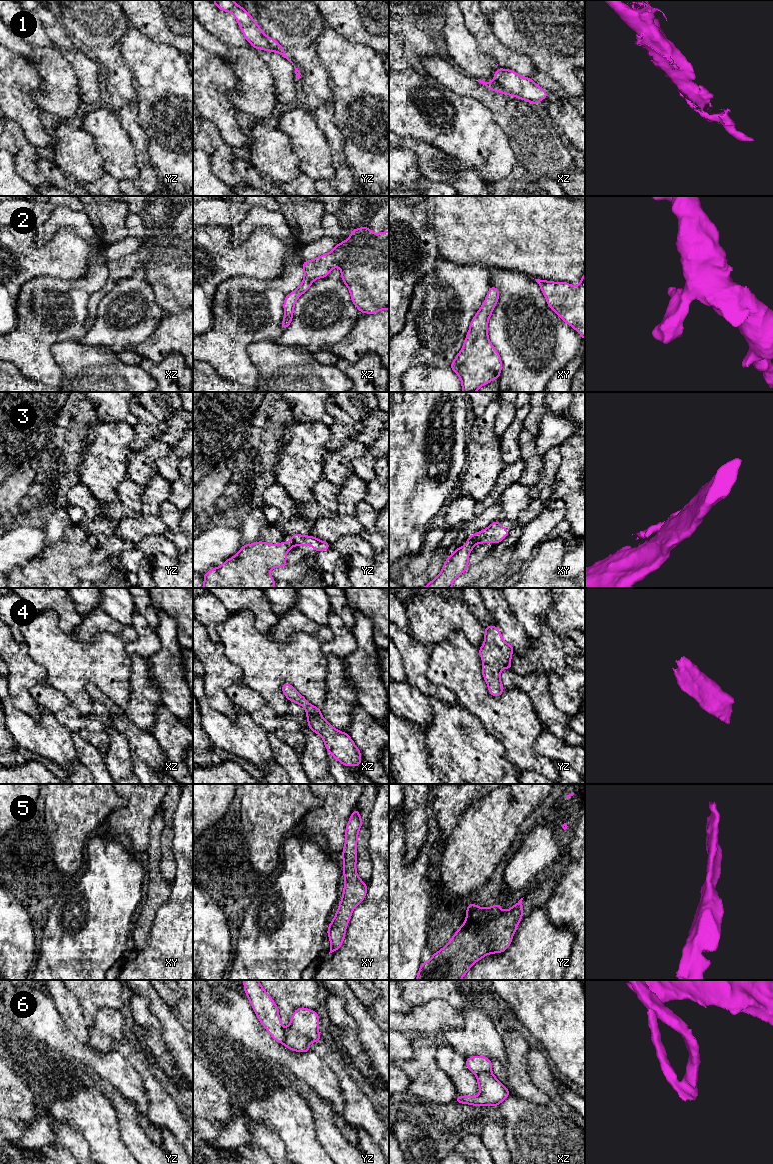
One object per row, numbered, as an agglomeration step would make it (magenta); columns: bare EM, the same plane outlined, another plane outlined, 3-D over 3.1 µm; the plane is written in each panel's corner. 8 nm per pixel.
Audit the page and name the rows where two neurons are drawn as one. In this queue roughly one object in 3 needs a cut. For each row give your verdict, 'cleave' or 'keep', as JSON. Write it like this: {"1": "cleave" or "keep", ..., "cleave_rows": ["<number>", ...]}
{"1": "keep", "2": "keep", "3": "cleave", "4": "keep", "5": "keep", "6": "cleave", "cleave_rows": ["3", "6"]}

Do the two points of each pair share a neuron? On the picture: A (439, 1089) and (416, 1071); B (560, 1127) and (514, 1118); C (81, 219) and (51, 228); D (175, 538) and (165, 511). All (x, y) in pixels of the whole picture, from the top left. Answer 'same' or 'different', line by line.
A: same
B: same
C: same
D: same

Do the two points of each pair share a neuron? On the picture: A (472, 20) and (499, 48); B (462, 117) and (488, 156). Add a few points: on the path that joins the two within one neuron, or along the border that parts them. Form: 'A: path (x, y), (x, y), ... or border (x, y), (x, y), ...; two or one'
A: path (479, 27), (492, 41); one
B: path (463, 127), (482, 146); one

